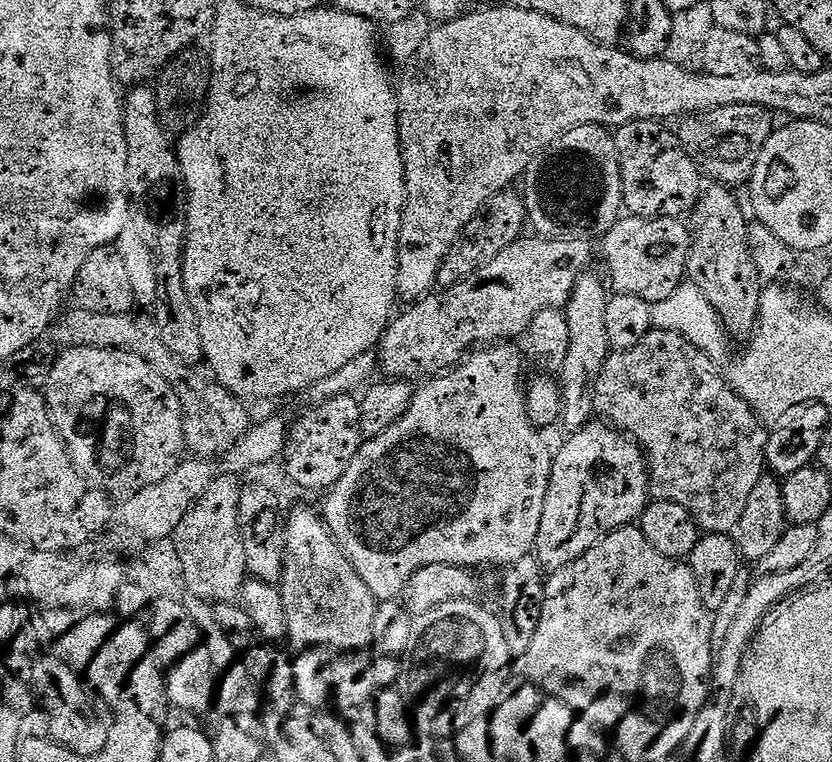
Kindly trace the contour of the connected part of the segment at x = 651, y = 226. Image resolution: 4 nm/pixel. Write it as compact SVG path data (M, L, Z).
M664 214L659 217L642 217L623 215L620 220L604 236L604 264L608 267L611 286L617 293L630 295L635 299L646 299L647 303L661 302L673 297L681 285L686 270L686 249L689 245L689 229L687 225Z

